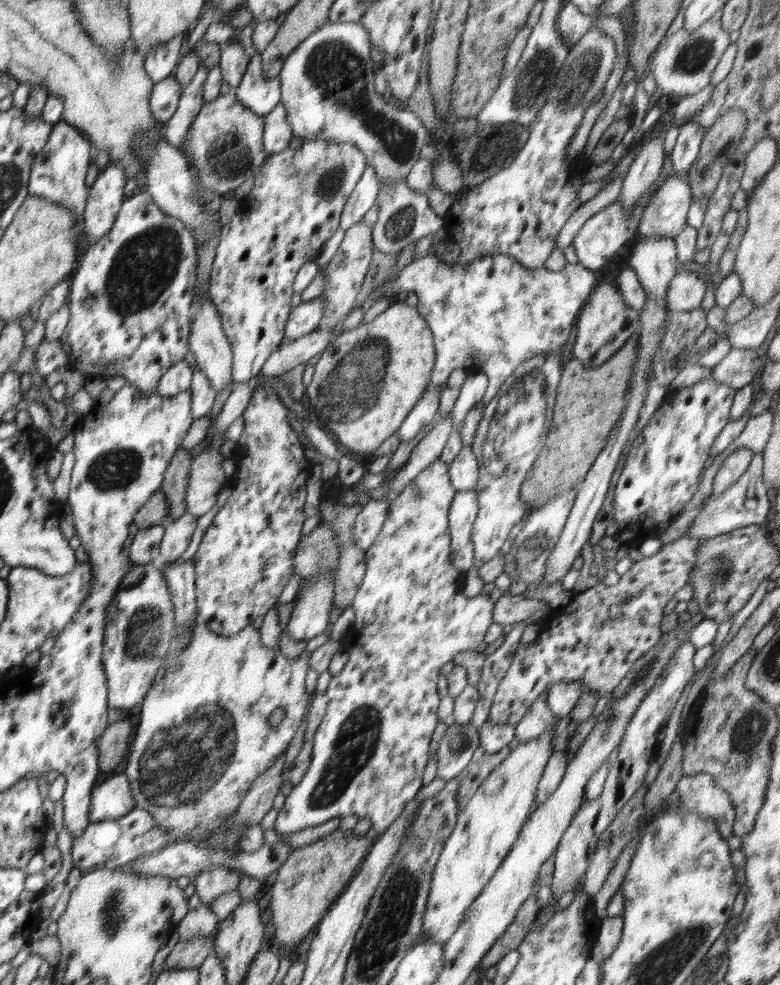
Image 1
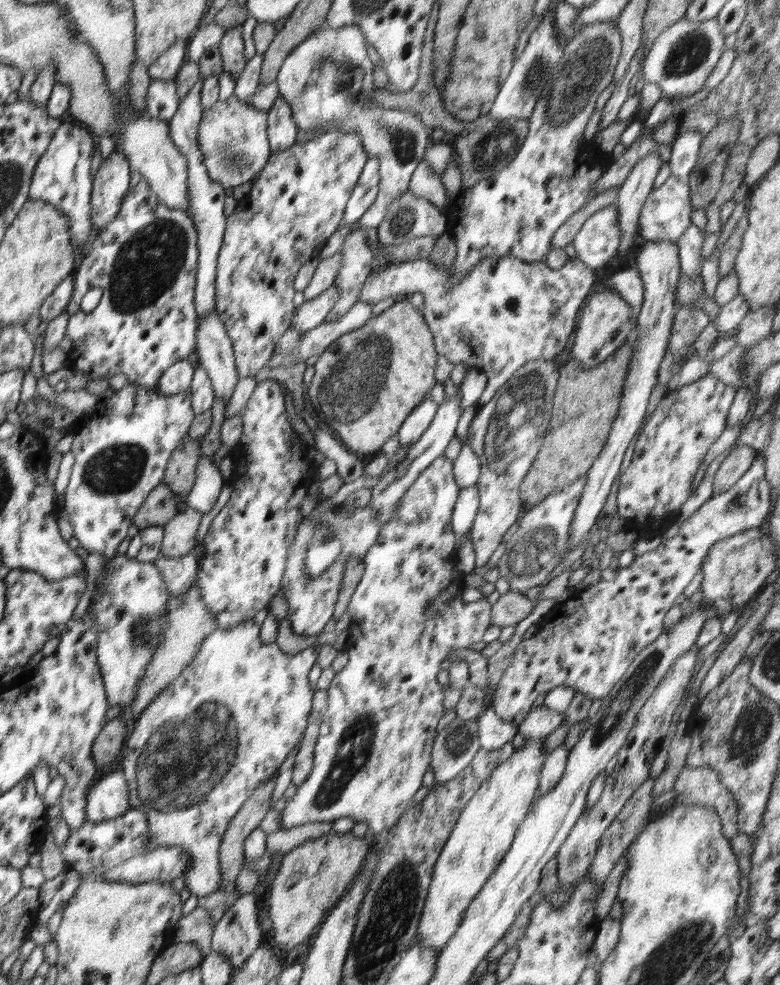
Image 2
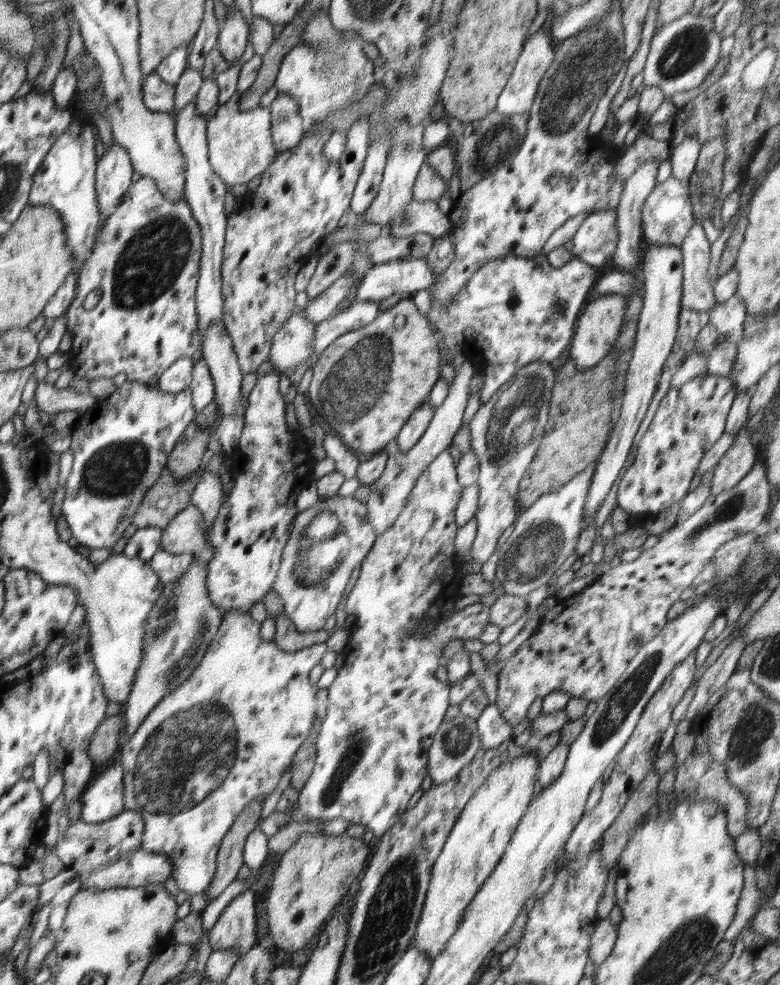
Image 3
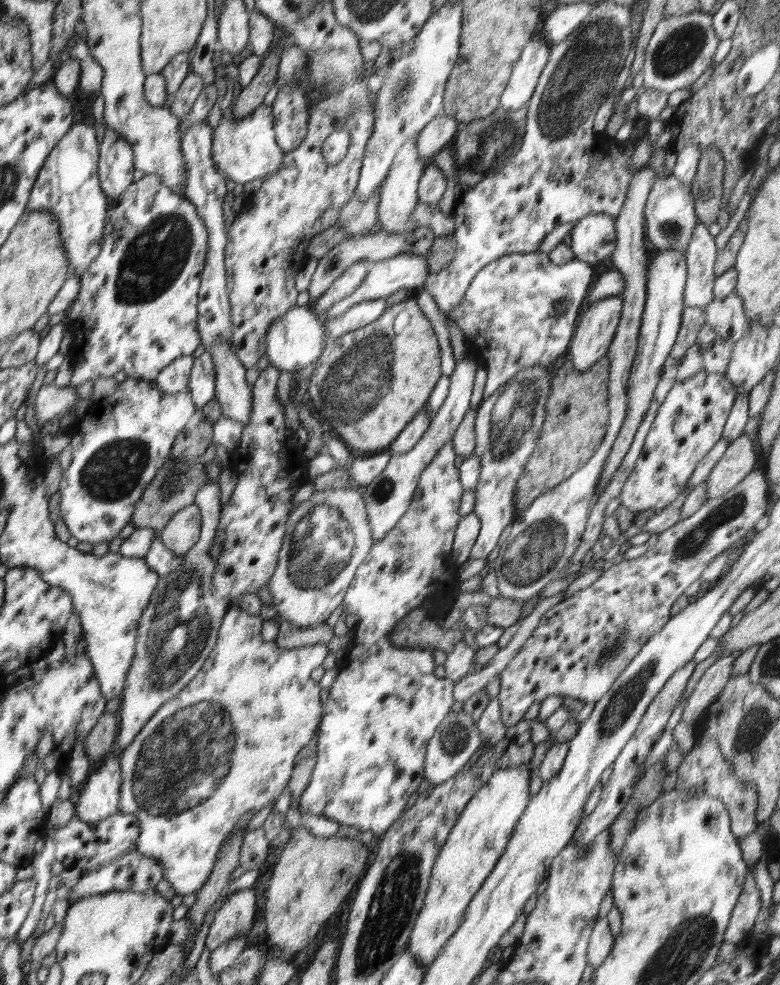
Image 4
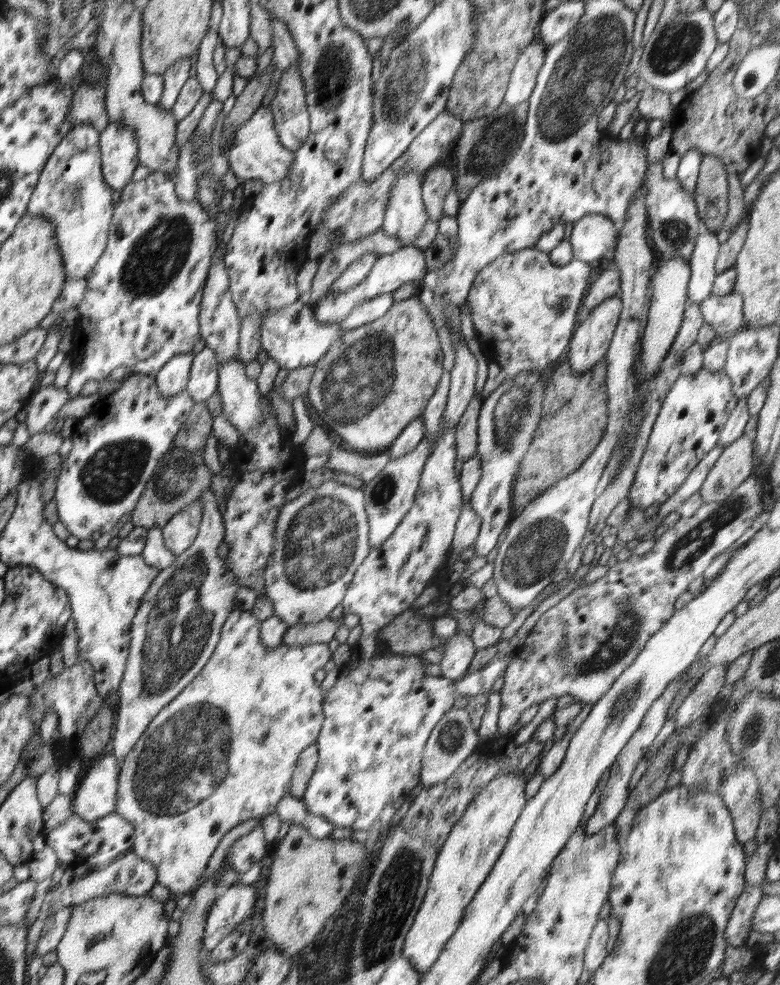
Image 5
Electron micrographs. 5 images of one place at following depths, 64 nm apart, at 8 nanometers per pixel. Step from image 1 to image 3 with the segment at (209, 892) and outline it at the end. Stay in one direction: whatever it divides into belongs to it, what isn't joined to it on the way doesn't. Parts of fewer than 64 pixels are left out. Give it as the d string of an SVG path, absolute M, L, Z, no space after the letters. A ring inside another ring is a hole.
M230 611L228 615L223 616L219 630L216 632L214 640L210 642L208 652L202 658L200 666L194 669L193 673L189 674L189 677L172 694L165 696L158 702L137 733L130 737L128 744L121 748L120 763L124 767L125 810L139 812L143 816L145 826L141 849L151 853L162 853L170 857L170 862L172 862L170 865L172 866L171 878L176 880L180 891L189 896L200 895L207 891L216 873L217 854L221 840L230 830L237 814L240 814L245 806L248 806L252 801L262 799L264 802L276 788L288 766L291 766L296 751L310 734L314 720L316 720L316 693L319 688L310 682L308 675L312 668L320 664L327 652L327 644L319 643L300 651L294 651L294 653L286 653L286 651L278 649L278 645L274 641L263 641L259 635L260 630L261 623L253 620L248 613Z

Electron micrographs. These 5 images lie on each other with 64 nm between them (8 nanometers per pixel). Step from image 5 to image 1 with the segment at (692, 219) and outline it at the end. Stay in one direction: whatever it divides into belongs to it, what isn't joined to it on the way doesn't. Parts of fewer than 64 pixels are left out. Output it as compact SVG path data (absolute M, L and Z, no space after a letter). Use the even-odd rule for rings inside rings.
M670 175L646 205L638 226L638 237L676 238L687 225L686 214L692 199L688 182Z

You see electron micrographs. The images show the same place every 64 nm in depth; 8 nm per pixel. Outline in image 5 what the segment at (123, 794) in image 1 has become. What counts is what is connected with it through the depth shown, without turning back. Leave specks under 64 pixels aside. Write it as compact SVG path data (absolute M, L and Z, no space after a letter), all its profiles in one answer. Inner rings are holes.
M107 751L96 758L94 766L84 771L77 789L73 794L73 813L82 820L96 821L115 812L117 806L117 788L120 784L120 766L118 759Z

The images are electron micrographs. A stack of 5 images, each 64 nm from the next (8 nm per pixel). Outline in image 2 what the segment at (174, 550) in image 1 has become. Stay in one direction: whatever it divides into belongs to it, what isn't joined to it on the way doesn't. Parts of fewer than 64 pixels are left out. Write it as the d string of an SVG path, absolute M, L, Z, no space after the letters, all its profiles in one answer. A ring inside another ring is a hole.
M187 507L179 512L163 526L163 539L159 556L176 558L192 552L198 556L198 562L203 558L201 544L197 544L197 530L203 513Z

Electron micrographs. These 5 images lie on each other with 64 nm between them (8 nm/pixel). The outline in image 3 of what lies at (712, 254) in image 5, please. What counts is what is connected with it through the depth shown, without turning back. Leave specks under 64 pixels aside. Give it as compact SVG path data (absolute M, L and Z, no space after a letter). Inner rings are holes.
M695 222L679 247L683 256L683 310L710 311L717 305L707 277L711 247L701 223Z

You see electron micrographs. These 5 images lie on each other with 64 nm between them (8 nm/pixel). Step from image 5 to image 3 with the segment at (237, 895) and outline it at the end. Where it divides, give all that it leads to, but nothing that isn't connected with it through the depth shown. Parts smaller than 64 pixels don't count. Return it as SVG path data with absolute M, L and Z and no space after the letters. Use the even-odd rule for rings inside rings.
M251 888L234 898L209 930L211 950L235 948L244 956L256 944L256 896Z

